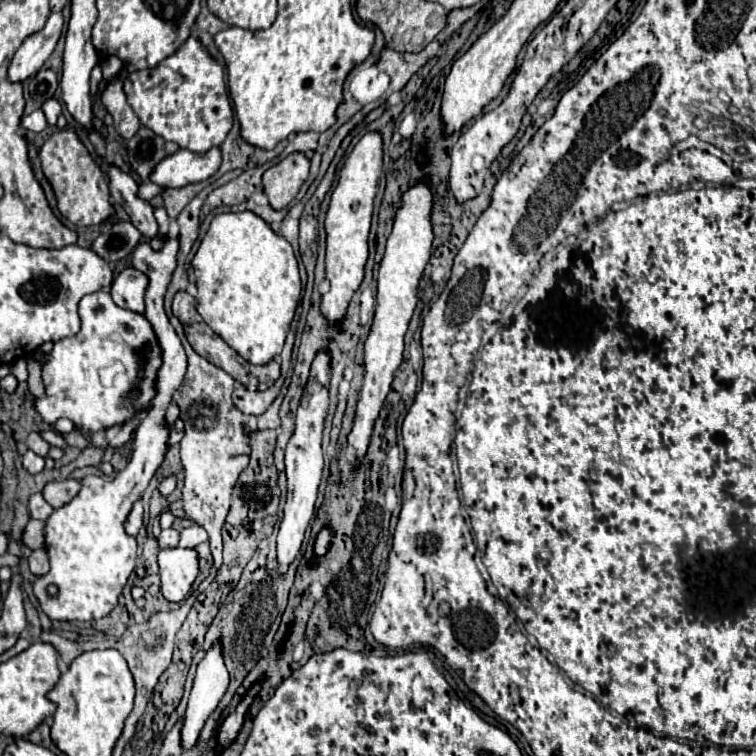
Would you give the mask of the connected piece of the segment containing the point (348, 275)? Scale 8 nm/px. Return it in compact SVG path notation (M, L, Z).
M366 132L354 150L348 154L344 168L340 170L338 184L330 198L330 208L326 214L326 278L332 288L322 296L322 316L330 322L338 322L346 316L346 306L358 290L364 264L368 258L368 232L372 220L372 204L378 190L378 178L382 174L382 134Z

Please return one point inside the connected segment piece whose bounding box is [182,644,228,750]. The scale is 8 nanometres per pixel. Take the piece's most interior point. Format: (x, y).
(211, 681)

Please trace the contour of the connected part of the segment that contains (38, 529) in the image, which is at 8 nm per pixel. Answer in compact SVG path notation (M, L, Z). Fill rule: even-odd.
M30 520L24 534L22 534L22 542L30 548L30 550L36 550L36 548L44 548L44 522L40 520Z

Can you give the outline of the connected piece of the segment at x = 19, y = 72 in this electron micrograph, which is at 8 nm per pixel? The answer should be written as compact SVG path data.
M52 12L46 26L34 32L30 38L26 38L26 42L22 42L22 46L16 50L8 68L8 78L12 82L20 82L36 74L40 66L46 62L46 58L52 54L62 34L62 28L64 28L62 12Z

